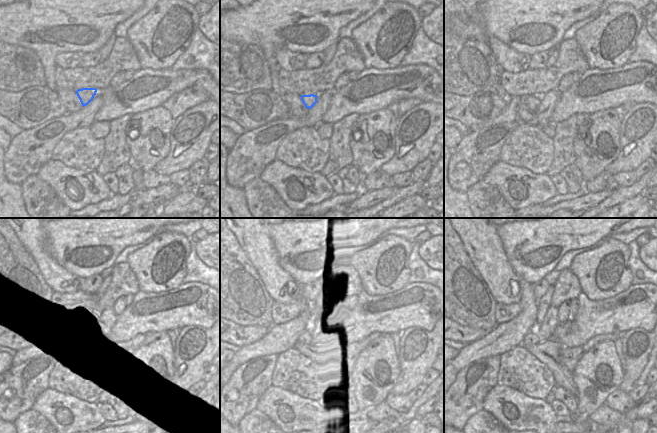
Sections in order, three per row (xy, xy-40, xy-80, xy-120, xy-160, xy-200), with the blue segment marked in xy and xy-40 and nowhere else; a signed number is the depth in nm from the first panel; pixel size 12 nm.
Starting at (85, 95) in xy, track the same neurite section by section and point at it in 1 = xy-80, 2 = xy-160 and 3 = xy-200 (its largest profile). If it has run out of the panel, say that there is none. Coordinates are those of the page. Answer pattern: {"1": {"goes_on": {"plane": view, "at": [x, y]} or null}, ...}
{"1": {"goes_on": {"plane": "xy-80", "at": [533, 102]}}, "2": {"goes_on": {"plane": "xy-160", "at": [305, 337]}}, "3": {"goes_on": {"plane": "xy-200", "at": [531, 338]}}}

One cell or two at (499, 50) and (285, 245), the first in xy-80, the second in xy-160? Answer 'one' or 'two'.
two

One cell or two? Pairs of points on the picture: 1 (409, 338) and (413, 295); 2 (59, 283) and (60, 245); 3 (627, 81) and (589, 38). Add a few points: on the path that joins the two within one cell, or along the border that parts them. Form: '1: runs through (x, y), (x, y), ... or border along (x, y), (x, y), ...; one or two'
1: border along (433, 327), (430, 330), (407, 327), (399, 333); two
2: border along (48, 244), (50, 255), (60, 265), (79, 278); two
3: border along (628, 62), (621, 66), (610, 68), (591, 67); two

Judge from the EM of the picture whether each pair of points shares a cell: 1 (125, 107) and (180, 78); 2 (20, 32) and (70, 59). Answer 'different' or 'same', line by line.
1: same
2: different

